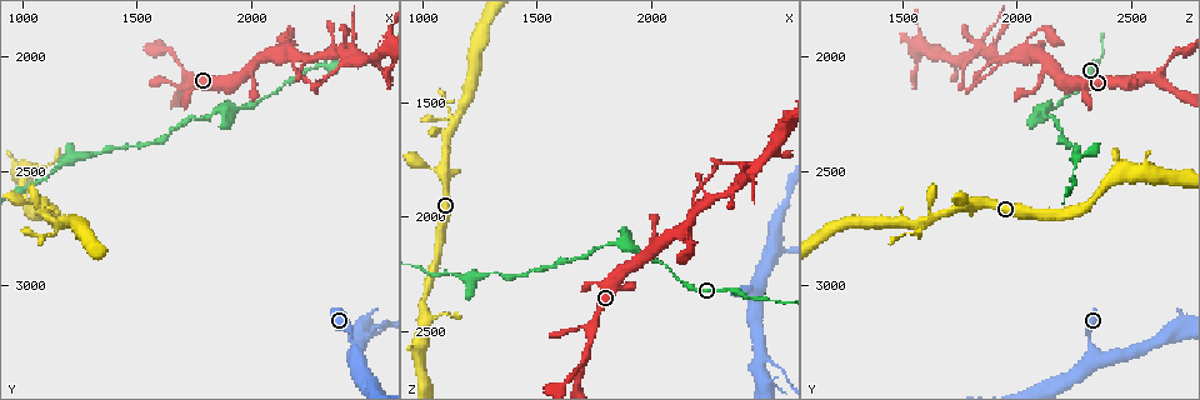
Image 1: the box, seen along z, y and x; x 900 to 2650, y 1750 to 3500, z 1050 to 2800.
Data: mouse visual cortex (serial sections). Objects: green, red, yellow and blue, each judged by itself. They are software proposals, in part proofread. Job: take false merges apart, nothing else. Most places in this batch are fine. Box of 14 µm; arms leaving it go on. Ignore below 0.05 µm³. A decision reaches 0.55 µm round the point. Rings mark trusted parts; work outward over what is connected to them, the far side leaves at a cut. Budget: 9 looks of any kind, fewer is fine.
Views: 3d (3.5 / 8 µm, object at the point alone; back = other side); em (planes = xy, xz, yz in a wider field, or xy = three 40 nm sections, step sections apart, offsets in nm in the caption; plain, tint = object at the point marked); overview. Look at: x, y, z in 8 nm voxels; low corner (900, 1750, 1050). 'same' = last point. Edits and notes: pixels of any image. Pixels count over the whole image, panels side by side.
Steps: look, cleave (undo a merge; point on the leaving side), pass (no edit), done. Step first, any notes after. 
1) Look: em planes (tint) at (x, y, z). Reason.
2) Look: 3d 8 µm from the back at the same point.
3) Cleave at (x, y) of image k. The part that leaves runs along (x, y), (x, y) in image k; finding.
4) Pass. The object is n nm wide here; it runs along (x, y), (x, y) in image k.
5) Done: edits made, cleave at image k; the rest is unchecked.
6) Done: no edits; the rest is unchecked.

Look: 3d 8 µm from the back at (2360, 1980, 1880). Branch point.

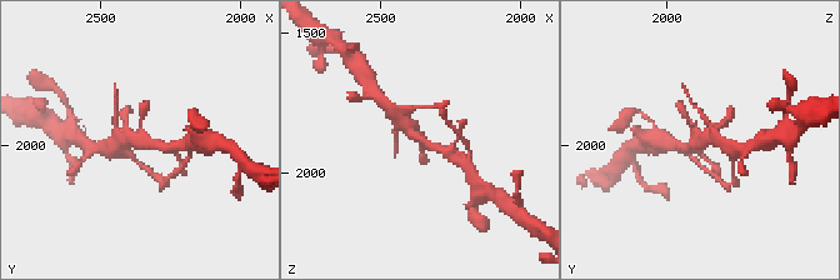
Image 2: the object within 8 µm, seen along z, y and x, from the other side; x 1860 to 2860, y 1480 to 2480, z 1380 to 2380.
Look: em xy step 3 (tint) at (2370, 1990, 1880).

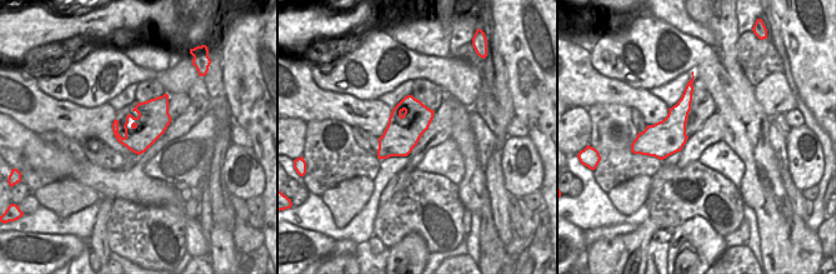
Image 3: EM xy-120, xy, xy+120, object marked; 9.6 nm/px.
Pass. The object is 380 nm wide here; it runs along (451, 156), (414, 136), (394, 114) in image 2; continuous, no second cell.

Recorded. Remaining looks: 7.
Look: 3d 3.5 µm at (1700, 2090, 2600). Three-way junction.

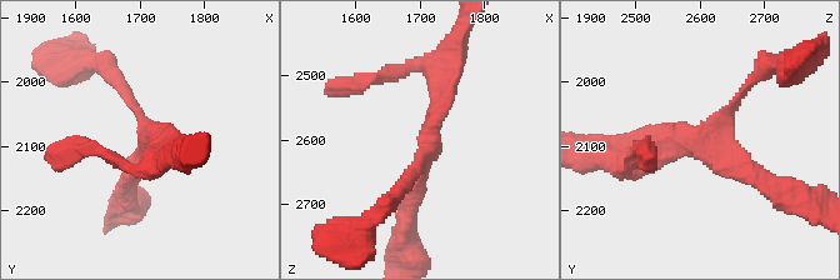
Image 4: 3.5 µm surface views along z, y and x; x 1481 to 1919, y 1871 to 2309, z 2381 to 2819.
Look: em xy step 5 (plain) at (1715, 2085, 2605). 3 arms meet here; the arms are 150, 250, 300 nm wide.

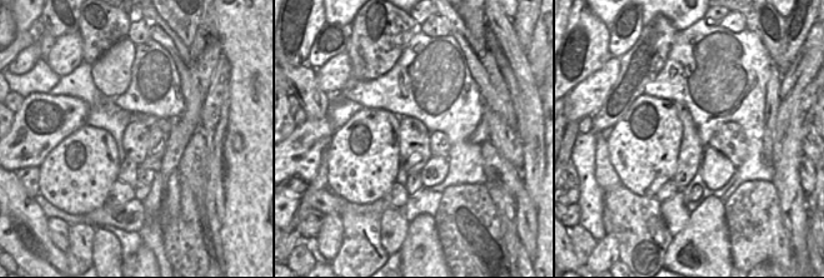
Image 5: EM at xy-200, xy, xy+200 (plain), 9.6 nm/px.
Look: em xy step 5 (tint) at the same point. With the object marked.

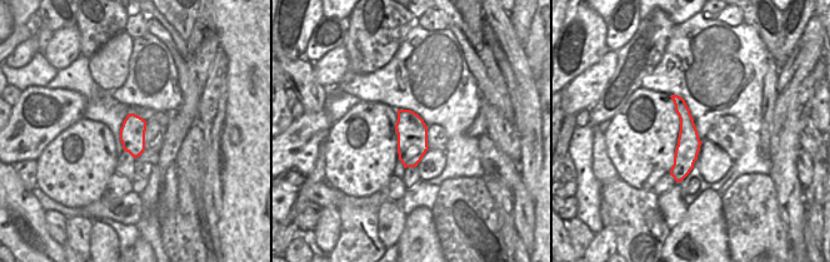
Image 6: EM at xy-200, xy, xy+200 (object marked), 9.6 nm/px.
Pass. It runs along (630, 158), (698, 139), (753, 78) in image 4; continuous, no second cell.

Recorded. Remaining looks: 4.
Look: 3d 3.5 µm at (1210, 2440, 2250). A fork.

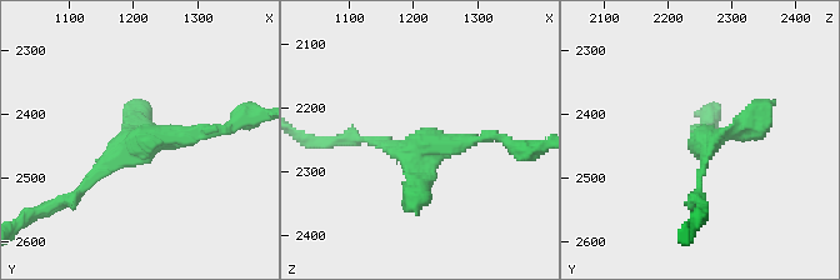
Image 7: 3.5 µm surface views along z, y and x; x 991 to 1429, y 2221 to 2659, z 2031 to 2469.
Look: em xy step 3 (tint) at (1210, 2445, 2260).

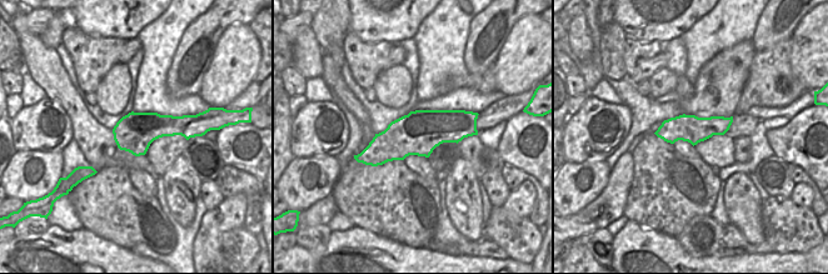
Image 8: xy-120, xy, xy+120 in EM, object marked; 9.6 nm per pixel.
Pass. The object is 420 nm wide here; it runs along (728, 120), (659, 133) in image 8; continuous, no second cell.

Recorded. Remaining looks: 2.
Look: 3d 3.5 µm at (1140, 2730, 1590). Sharp bend.

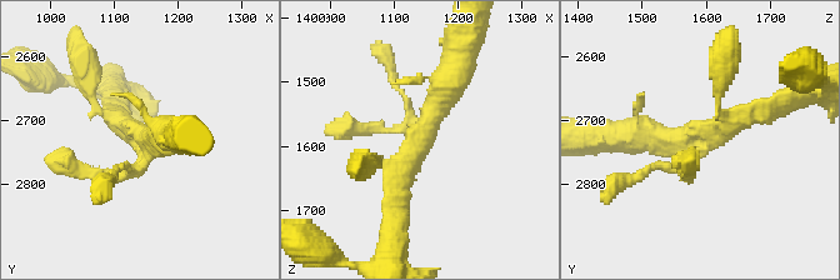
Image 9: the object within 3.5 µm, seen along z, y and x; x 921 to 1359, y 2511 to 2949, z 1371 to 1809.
Look: em xy step 1 (tint) at (1140, 2720, 1590). Need the tissue.

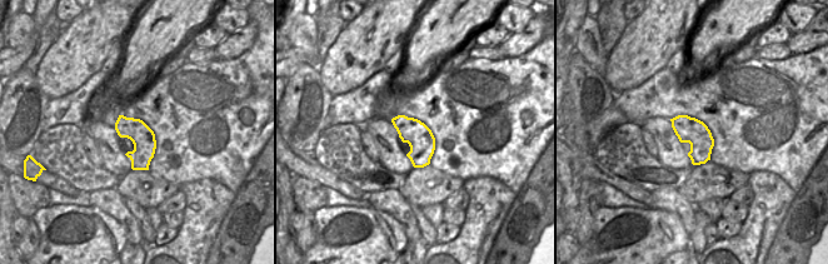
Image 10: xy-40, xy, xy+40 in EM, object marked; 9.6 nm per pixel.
Pass. The arms are 100, 150, 250, 350 nm wide; all the same cell.

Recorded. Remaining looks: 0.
Done: no edits; the rest is unchecked.

